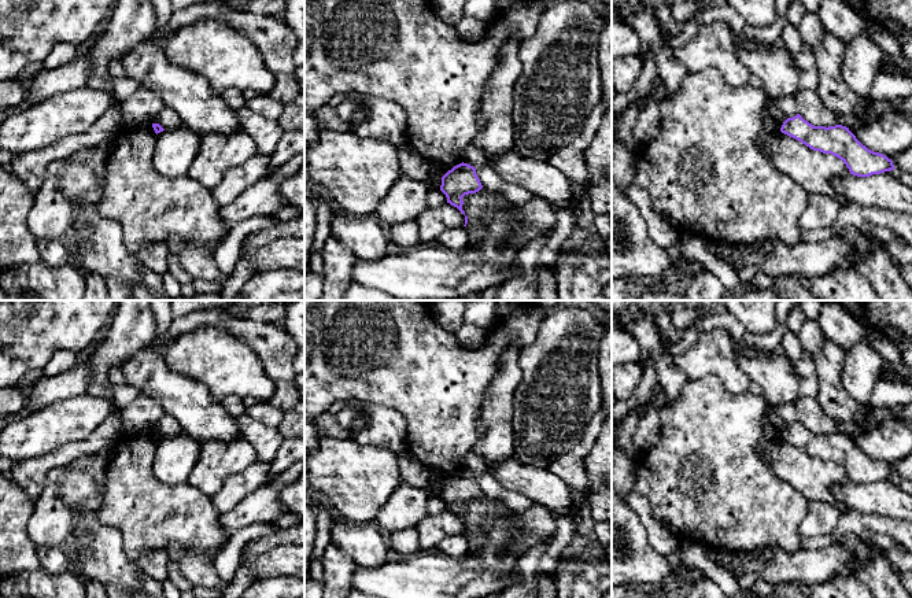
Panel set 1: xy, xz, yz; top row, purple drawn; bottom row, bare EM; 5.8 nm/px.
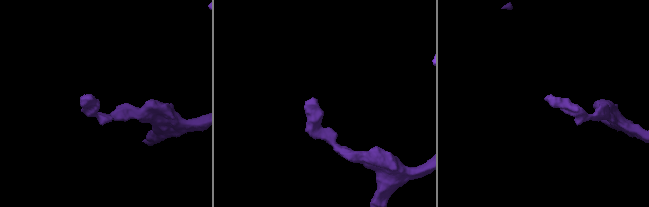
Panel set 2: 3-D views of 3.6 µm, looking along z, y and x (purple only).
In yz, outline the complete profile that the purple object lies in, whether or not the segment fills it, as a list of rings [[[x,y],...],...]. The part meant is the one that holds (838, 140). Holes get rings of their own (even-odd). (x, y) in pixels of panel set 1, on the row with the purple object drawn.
[[[797,114],[783,122],[780,132],[813,151],[839,158],[853,176],[869,177],[894,170],[891,159],[868,150],[846,126],[813,126]]]

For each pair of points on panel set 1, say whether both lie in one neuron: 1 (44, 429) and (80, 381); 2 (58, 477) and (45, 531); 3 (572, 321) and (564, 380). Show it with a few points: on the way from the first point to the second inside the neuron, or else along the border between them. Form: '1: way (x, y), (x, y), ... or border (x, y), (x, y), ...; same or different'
1: border (85, 392), (51, 402), (37, 410); different
2: way (50, 491), (48, 517); same
3: way (569, 336), (564, 365); same

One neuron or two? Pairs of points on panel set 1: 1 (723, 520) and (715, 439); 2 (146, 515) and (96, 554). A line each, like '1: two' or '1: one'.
1: one
2: two

